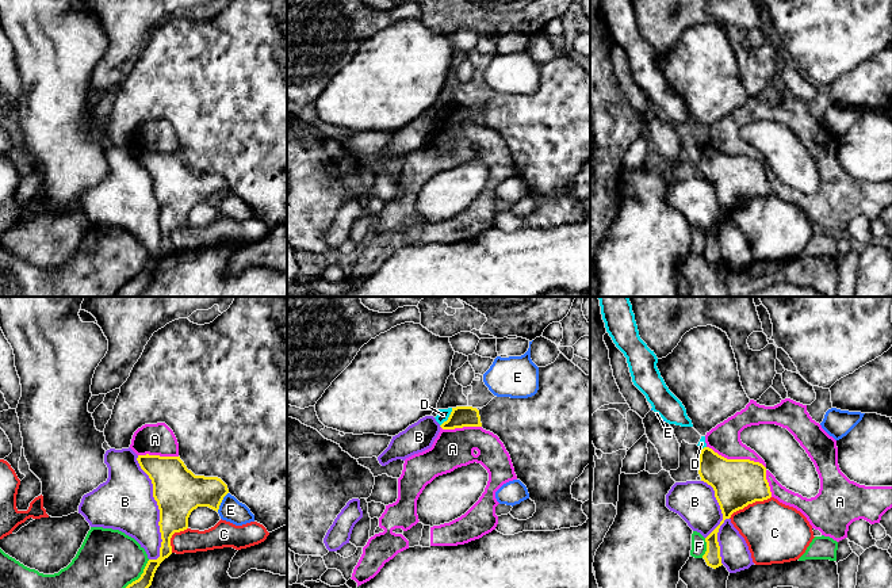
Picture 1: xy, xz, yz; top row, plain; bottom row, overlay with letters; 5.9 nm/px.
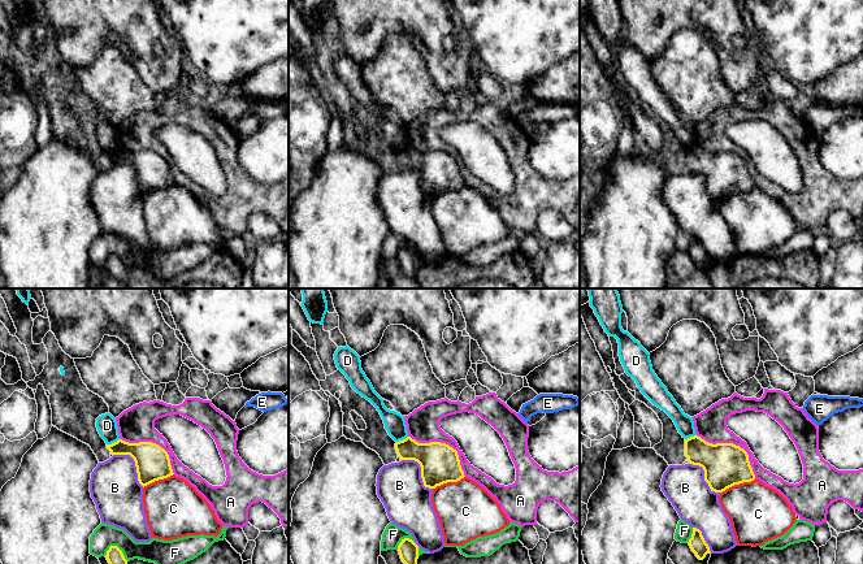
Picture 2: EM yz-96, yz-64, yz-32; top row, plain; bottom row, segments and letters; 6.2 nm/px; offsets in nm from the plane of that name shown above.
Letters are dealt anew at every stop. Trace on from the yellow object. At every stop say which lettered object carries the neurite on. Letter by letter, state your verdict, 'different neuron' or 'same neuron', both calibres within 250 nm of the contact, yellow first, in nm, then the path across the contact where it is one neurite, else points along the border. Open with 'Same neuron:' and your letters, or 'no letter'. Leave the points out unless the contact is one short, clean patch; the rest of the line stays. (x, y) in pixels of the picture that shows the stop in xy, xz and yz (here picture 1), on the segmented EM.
Same neuron: D
A: different neuron | 280/190 nm
B: different neuron | 280/340 nm
C: different neuron | 280/360 nm
D: same neuron | 130/70 nm
E: different neuron | 260/140 nm
F: different neuron | 80/360 nm

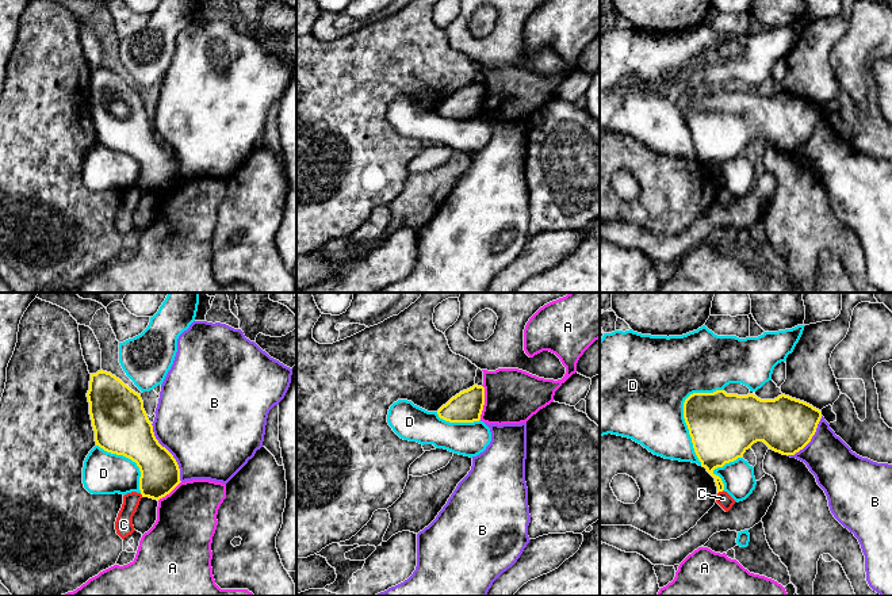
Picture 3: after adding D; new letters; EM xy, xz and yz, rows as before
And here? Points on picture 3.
Same neuron: no letter
A: different neuron | 190/320 nm
B: different neuron | 260/500 nm
C: different neuron | 220/90 nm | along yz (723, 489), (718, 493)
D: different neuron | 380/460 nm

